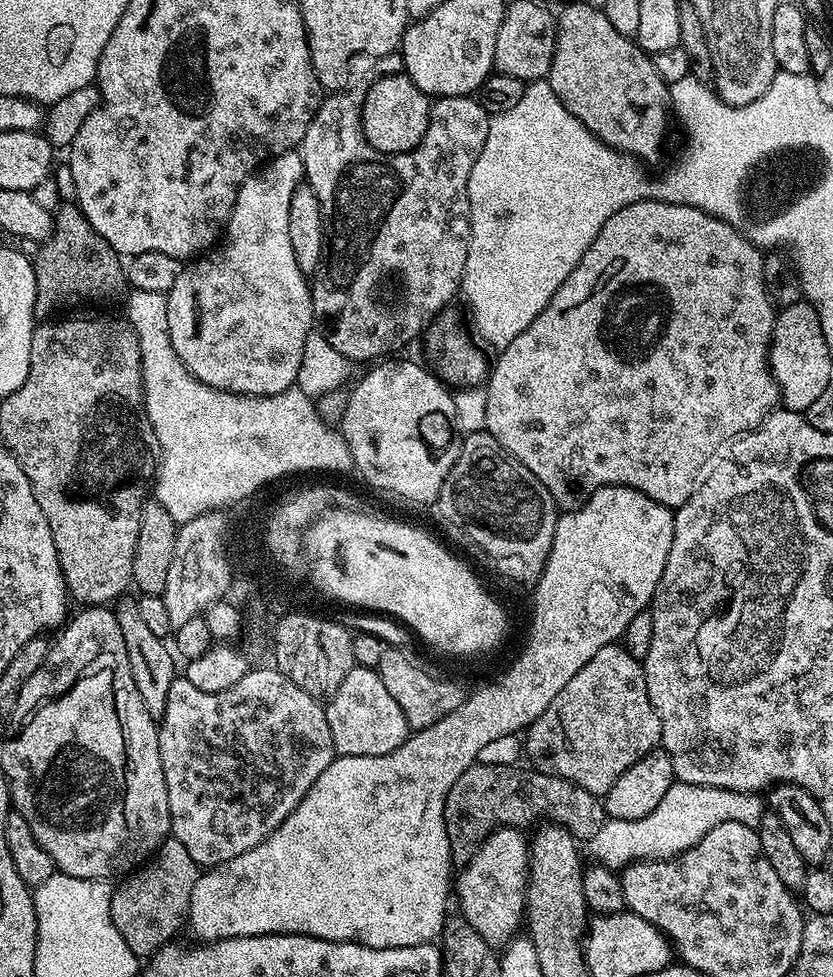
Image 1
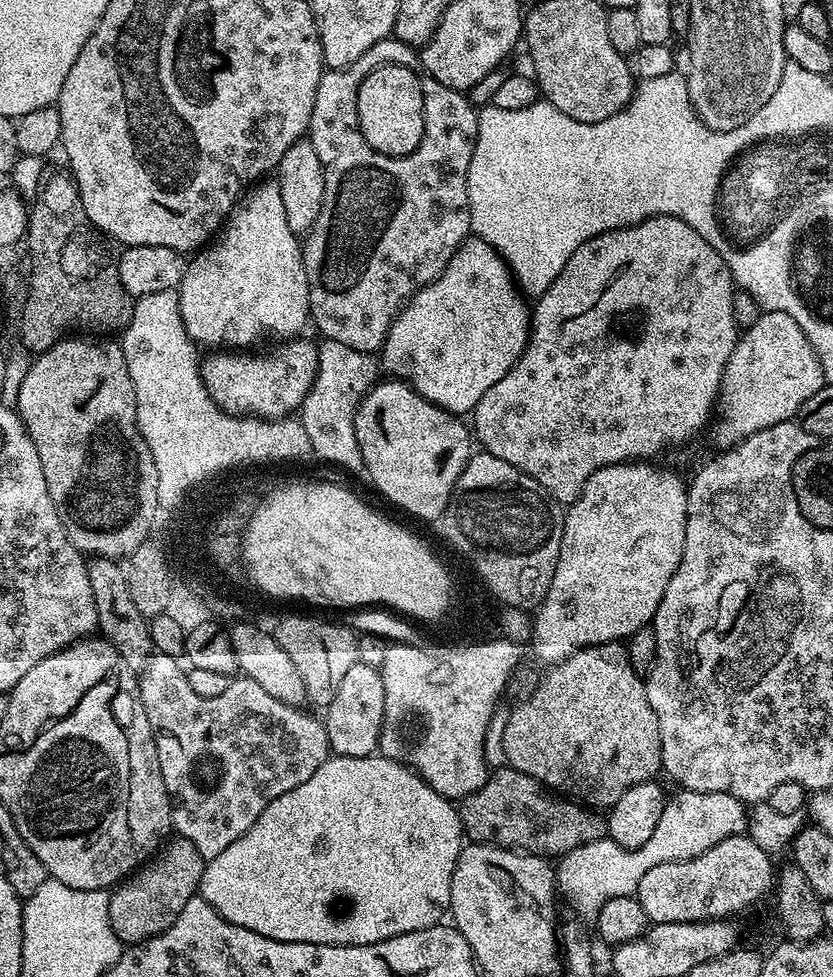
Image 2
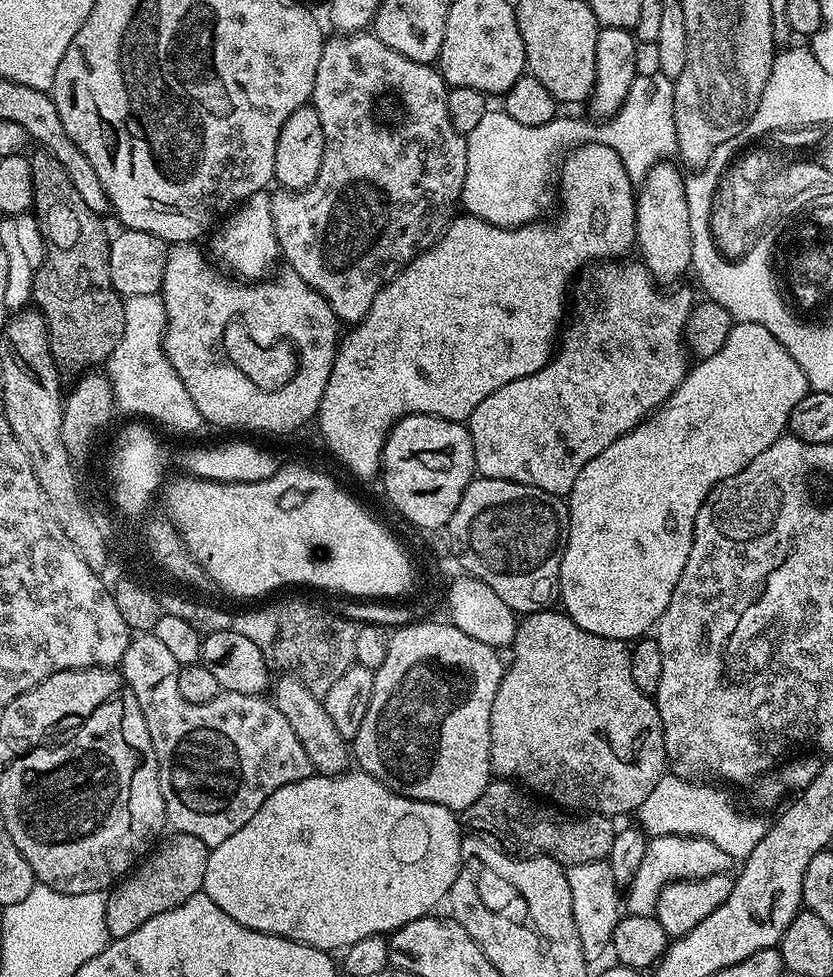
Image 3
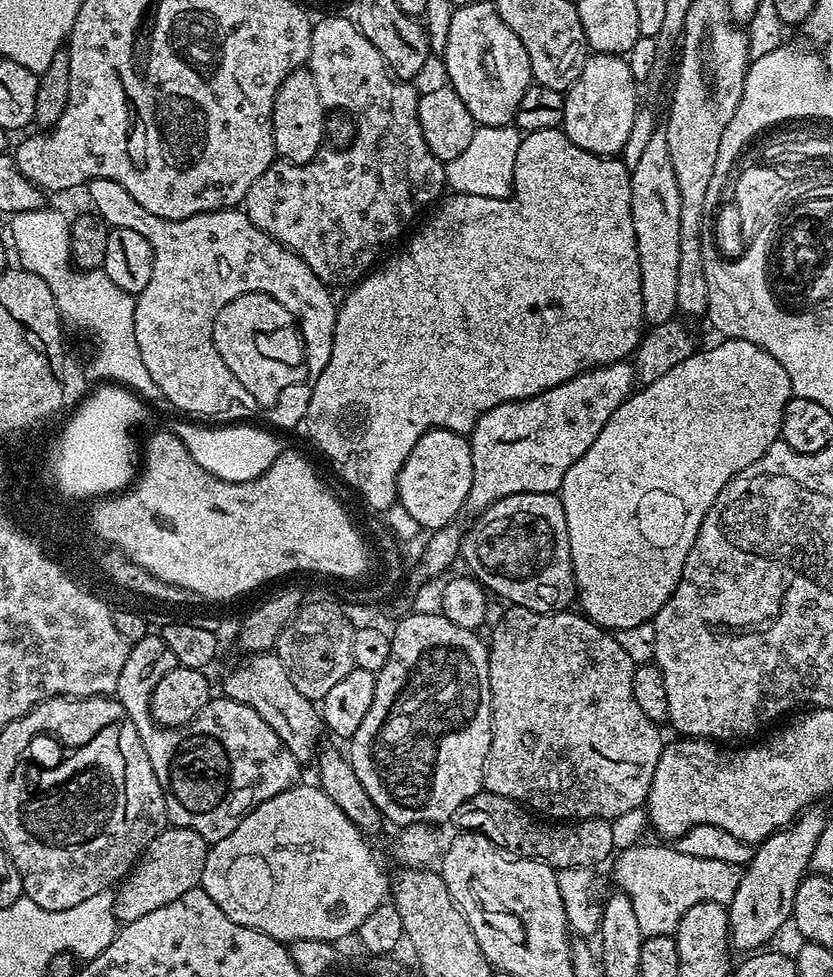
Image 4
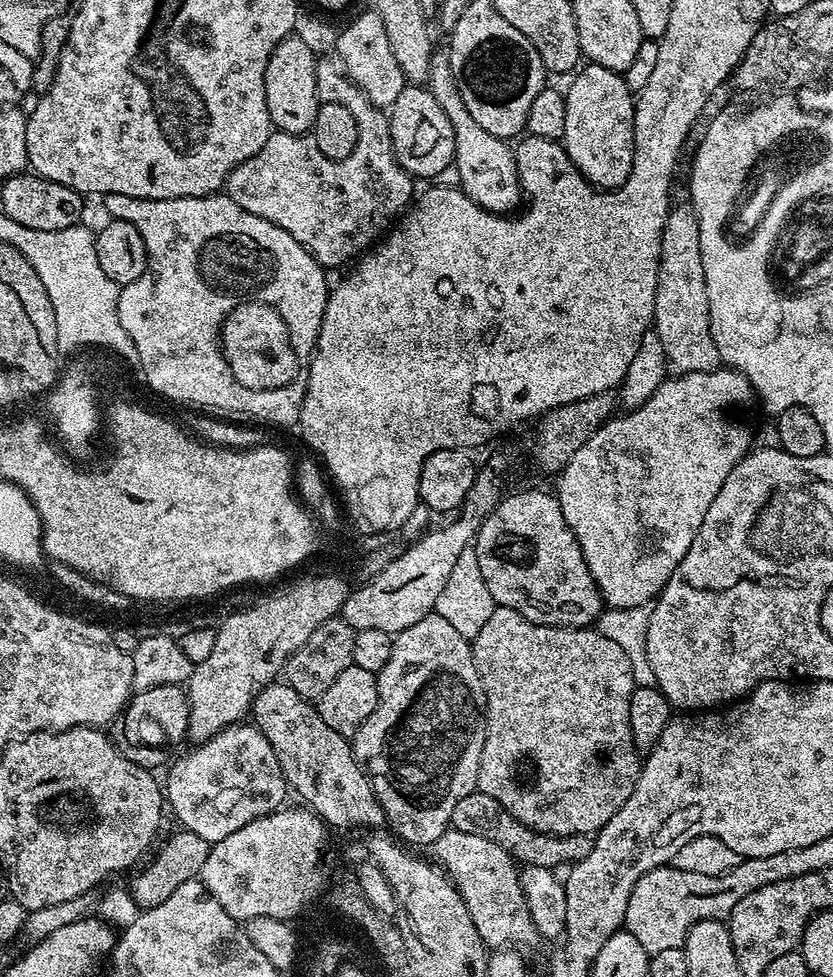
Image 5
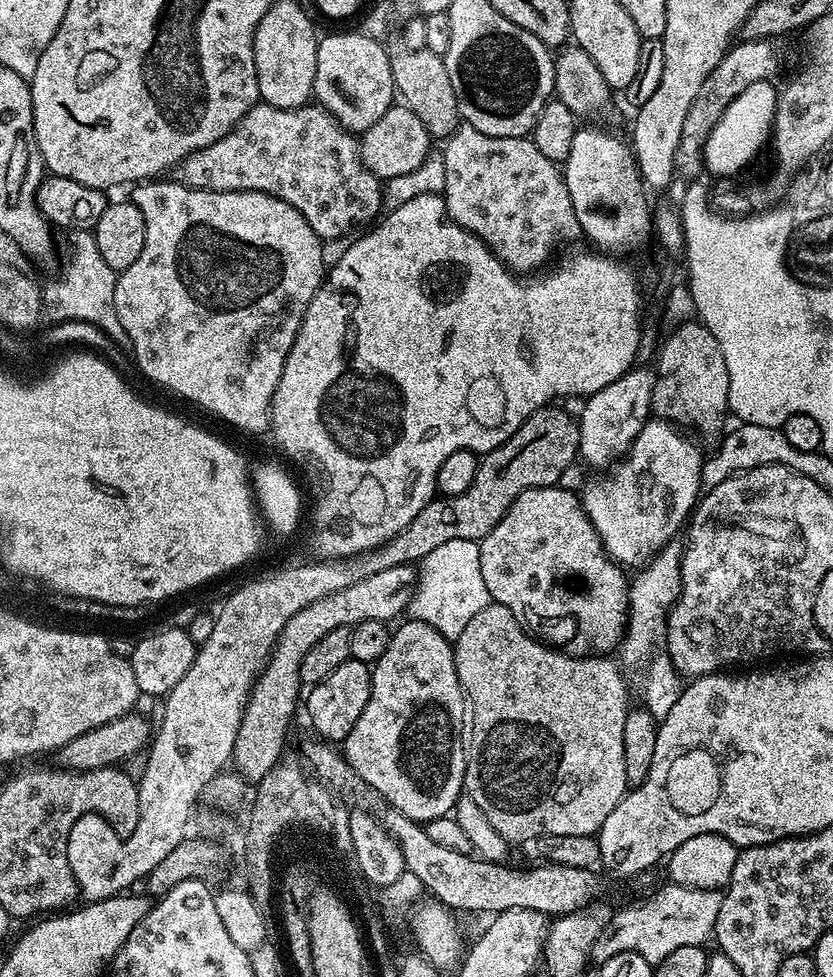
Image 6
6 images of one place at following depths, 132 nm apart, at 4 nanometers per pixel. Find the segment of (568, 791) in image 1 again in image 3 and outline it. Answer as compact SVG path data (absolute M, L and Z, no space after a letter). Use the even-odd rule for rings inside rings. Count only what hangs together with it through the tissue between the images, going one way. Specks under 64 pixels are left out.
M503 778L493 779L486 790L482 790L478 802L465 808L462 816L466 824L468 819L473 833L491 838L505 853L517 858L551 856L565 866L607 861L618 831L617 825L612 825L615 824L613 817L600 816L596 812L573 814Z

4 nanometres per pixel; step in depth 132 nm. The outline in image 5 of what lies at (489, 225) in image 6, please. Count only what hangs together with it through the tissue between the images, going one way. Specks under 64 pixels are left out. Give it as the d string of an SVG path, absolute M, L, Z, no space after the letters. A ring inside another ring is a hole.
M433 51L426 87L434 94L438 106L442 106L446 118L450 118L450 126L454 128L454 146L456 147L454 167L460 179L458 185L460 191L478 206L485 208L487 212L515 213L522 204L520 179L516 169L516 153L507 139L482 130L482 126L478 126L478 122L470 118L470 110L466 110L466 102L462 102L458 74L452 69L447 51Z

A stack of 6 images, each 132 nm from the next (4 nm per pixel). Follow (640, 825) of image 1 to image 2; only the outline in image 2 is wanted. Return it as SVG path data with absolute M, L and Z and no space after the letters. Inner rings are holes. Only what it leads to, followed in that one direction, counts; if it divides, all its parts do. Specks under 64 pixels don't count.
M680 790L677 793L673 800L671 797L665 803L662 818L658 818L658 826L654 826L654 834L650 834L642 846L624 848L605 838L586 842L586 846L578 846L559 857L554 868L556 883L563 899L565 896L572 903L581 921L595 921L598 910L602 910L610 898L633 895L646 870L654 870L654 866L662 866L662 862L698 858L698 854L706 854L710 846L718 846L722 838L747 833L749 809L743 800L721 792Z

